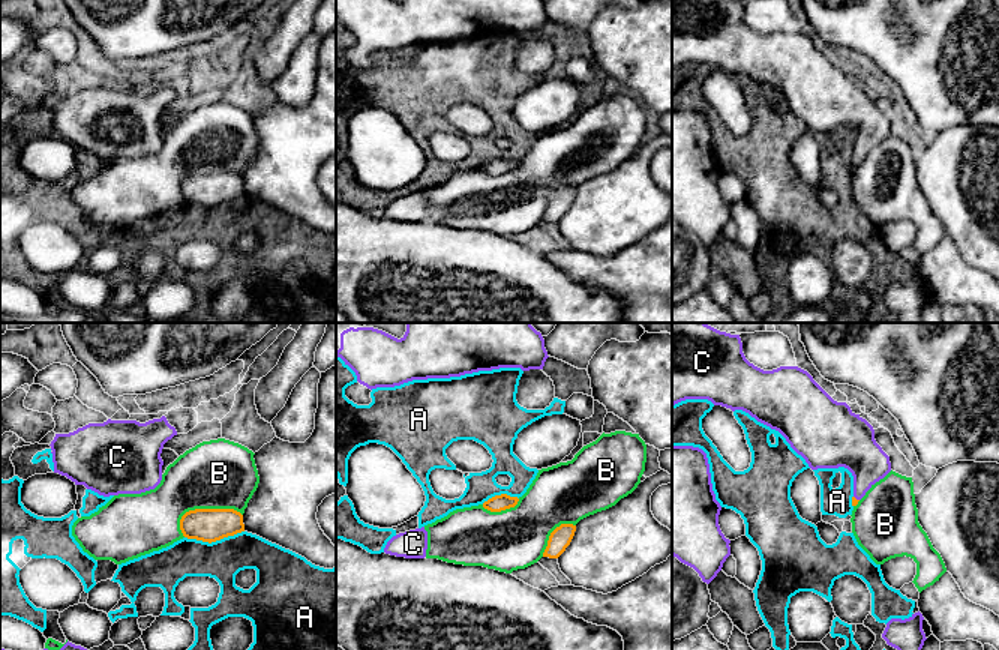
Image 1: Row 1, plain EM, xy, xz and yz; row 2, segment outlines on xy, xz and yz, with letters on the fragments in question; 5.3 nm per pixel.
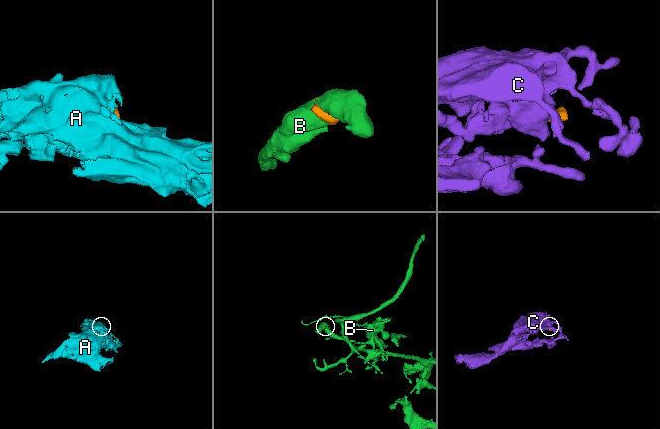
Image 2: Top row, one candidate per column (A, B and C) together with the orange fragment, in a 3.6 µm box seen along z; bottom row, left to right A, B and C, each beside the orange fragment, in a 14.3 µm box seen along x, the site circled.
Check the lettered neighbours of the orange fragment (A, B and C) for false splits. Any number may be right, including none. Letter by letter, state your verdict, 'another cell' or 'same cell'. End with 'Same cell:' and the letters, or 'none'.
A: another cell
B: another cell
C: same cell
Same cell: C

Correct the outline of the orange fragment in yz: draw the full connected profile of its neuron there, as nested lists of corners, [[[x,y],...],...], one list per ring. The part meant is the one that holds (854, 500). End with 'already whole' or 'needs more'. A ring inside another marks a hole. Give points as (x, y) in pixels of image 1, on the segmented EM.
[[[672,323],[672,405],[686,399],[708,399],[730,411],[748,413],[758,422],[778,431],[812,470],[848,468],[854,476],[852,506],[891,471],[890,456],[876,443],[873,426],[855,414],[846,402],[834,401],[807,371],[798,366],[764,371],[746,359],[740,335],[720,332],[706,323]]]; needs more

